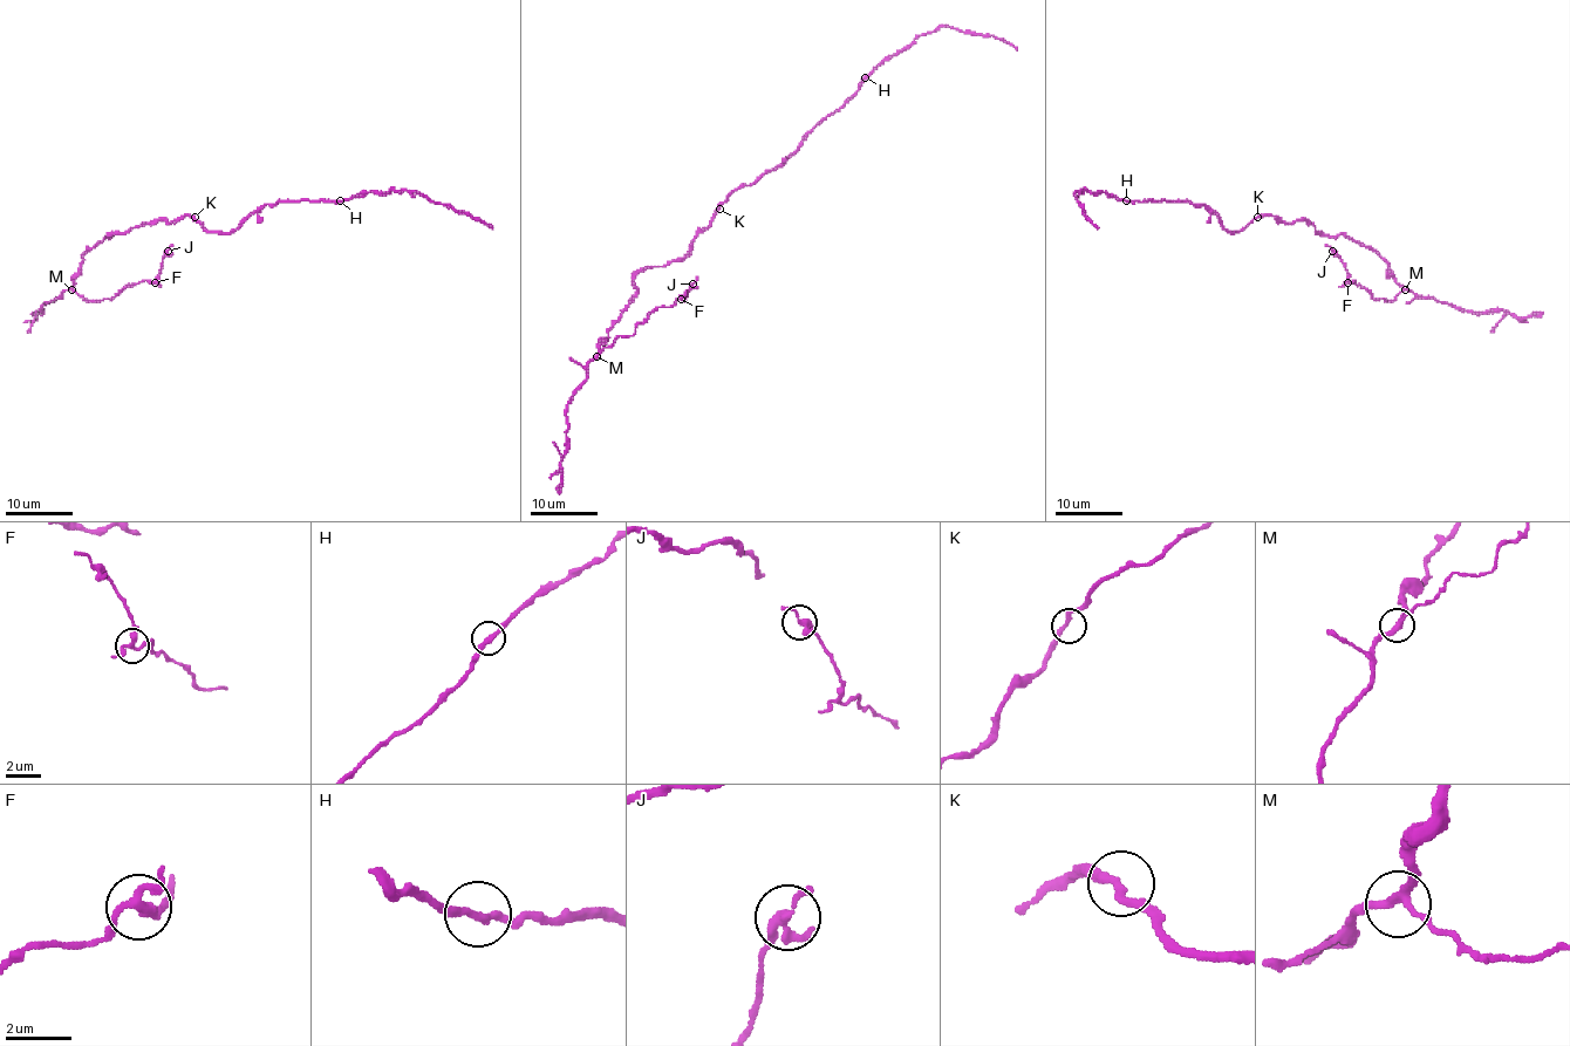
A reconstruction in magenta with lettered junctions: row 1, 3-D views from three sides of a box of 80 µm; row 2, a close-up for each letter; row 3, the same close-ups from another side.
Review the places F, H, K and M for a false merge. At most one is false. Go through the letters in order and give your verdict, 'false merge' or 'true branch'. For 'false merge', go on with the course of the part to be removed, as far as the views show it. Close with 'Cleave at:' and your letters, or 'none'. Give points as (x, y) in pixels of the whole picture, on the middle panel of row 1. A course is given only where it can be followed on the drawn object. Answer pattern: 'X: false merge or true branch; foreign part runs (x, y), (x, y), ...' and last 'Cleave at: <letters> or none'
F: false merge; foreign part runs (681, 299), (685, 296), (697, 277)
H: true branch
K: true branch
M: true branch
Cleave at: F

